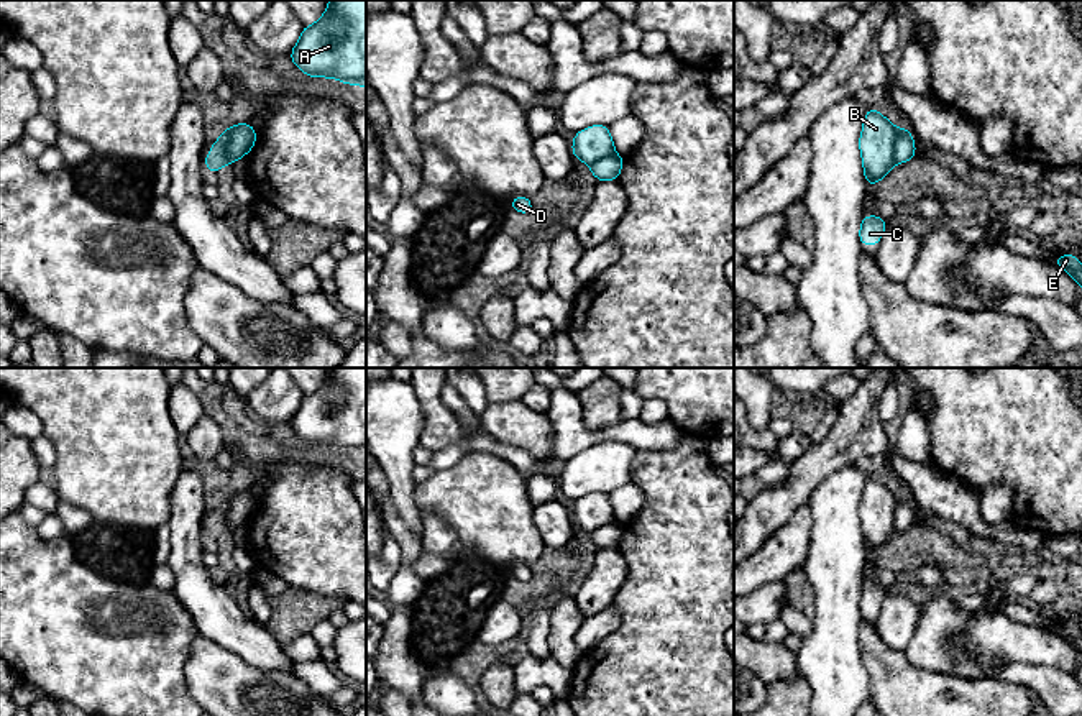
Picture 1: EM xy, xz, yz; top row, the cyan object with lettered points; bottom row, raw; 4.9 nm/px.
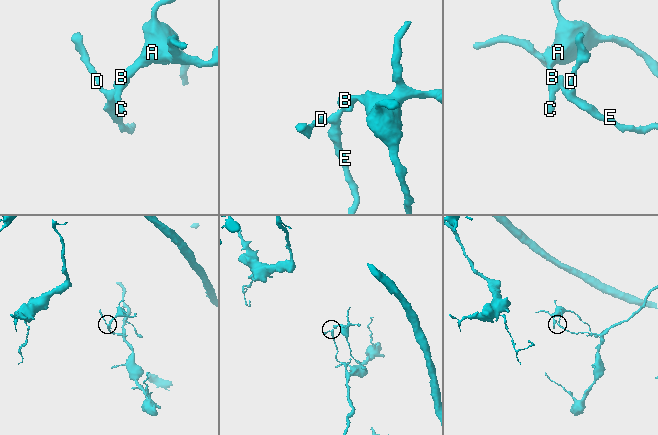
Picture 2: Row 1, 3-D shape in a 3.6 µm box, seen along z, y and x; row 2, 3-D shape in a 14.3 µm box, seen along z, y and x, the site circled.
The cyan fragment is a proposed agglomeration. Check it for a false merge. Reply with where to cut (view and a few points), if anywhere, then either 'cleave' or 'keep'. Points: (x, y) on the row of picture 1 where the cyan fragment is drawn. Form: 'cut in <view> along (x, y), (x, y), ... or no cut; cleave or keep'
cut in xy along (235, 125), (229, 138), (227, 161); cleave

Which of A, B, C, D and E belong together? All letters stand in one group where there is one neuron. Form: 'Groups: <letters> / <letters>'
Groups: A B C / D E

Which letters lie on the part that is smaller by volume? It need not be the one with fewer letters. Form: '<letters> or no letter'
A, B, C

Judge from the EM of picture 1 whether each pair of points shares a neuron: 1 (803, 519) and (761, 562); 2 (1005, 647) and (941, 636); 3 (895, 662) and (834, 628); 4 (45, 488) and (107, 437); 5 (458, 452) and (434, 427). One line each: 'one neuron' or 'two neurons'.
1: one neuron
2: one neuron
3: two neurons
4: two neurons
5: two neurons

